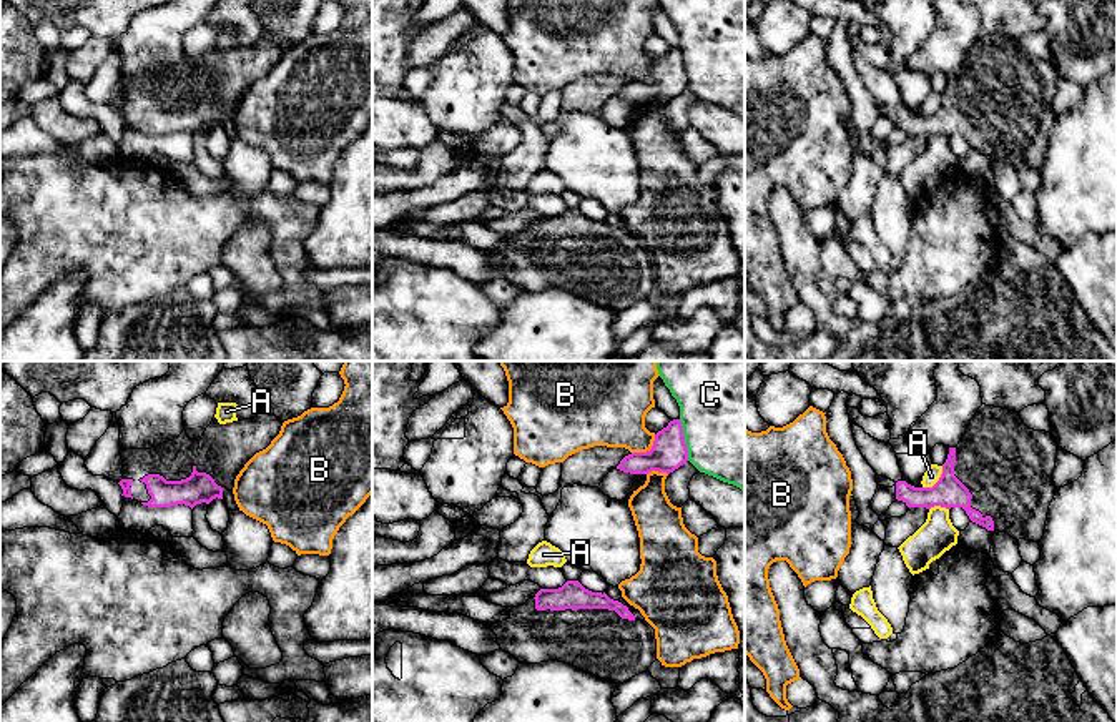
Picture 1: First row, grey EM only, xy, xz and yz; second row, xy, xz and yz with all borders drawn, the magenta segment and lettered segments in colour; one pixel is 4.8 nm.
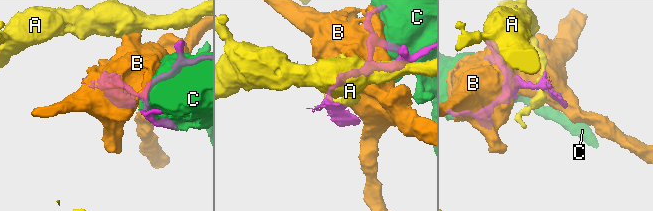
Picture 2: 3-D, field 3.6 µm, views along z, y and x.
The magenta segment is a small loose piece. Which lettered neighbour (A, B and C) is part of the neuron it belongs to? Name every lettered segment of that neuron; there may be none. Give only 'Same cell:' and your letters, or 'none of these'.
Same cell: none of these

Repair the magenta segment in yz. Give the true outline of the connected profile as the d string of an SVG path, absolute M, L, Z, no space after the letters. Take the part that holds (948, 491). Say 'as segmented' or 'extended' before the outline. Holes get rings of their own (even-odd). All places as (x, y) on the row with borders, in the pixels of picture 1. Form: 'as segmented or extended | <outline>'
extended | M982 404L932 487L896 482L908 507L962 507L987 531L1041 542L1055 496L1052 433L1029 429L1019 413Z

